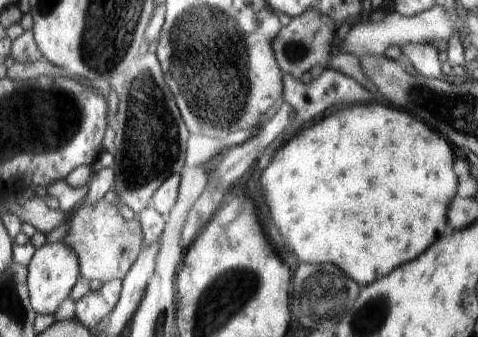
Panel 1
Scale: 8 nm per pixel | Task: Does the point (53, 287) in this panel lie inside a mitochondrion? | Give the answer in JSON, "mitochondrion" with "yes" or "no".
{"mitochondrion":"no"}

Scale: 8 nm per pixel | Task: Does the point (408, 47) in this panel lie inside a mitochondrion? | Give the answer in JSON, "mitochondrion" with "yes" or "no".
{"mitochondrion":"no"}

